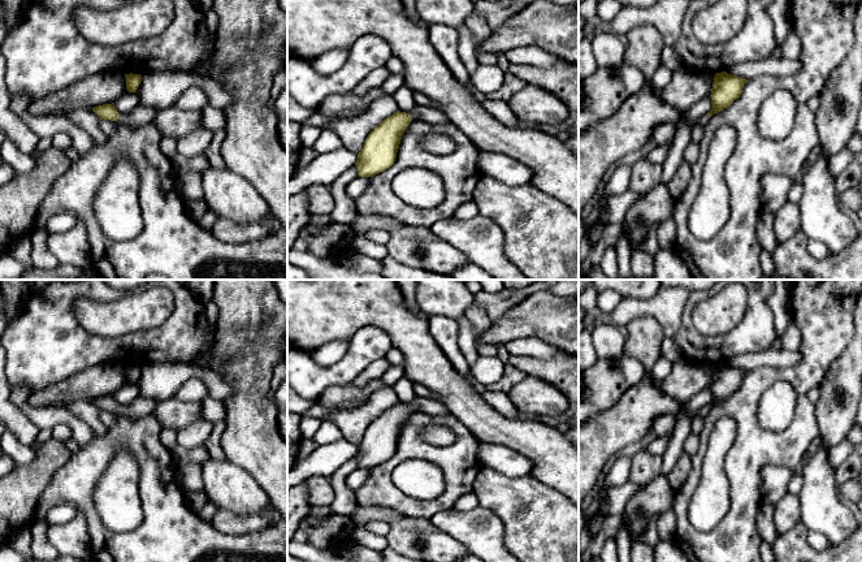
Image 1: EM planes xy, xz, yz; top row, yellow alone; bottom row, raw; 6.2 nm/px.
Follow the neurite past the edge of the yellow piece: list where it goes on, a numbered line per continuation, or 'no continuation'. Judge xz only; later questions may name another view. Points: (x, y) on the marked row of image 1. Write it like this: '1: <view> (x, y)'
1: xz (430, 115)

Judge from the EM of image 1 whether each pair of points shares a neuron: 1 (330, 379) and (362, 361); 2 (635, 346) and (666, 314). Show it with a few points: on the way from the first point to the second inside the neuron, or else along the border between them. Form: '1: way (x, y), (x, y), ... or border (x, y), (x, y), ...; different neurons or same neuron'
1: way (338, 374), (343, 372), (354, 362); same neuron
2: border (627, 325), (639, 318), (652, 316), (666, 336); different neurons

